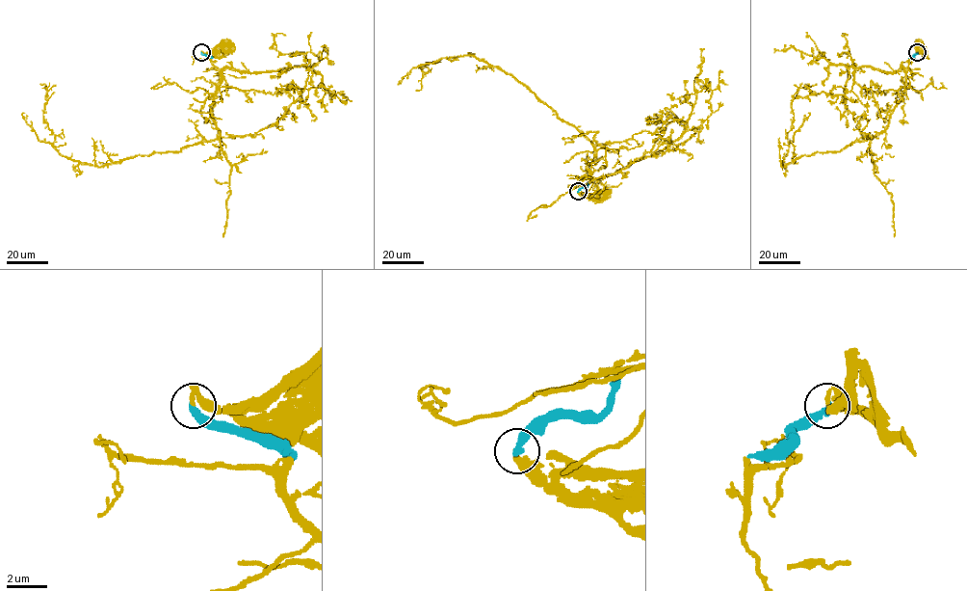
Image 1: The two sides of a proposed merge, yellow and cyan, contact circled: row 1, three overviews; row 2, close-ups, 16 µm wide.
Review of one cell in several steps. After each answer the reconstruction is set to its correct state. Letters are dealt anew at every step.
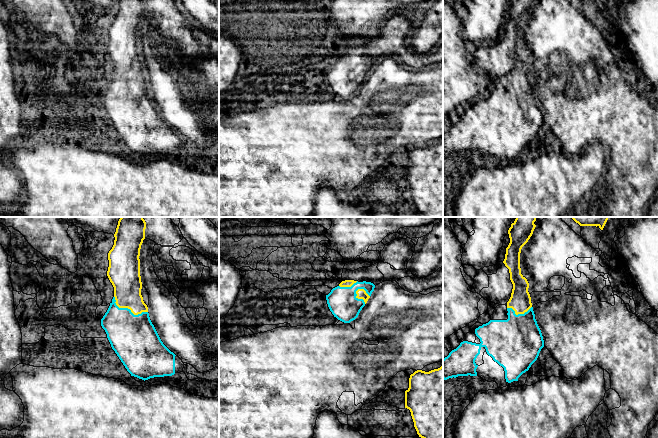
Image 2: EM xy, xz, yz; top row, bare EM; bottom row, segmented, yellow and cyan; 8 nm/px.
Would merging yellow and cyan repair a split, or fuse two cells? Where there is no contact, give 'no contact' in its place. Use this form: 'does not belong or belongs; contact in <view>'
belongs; contact in xy

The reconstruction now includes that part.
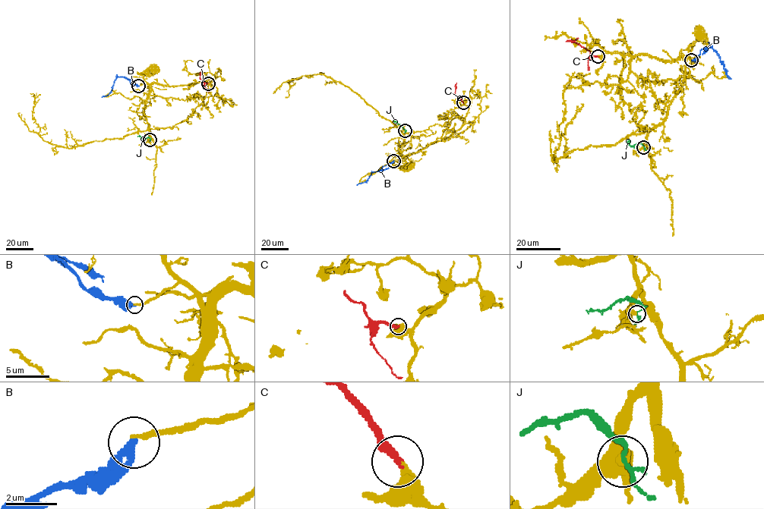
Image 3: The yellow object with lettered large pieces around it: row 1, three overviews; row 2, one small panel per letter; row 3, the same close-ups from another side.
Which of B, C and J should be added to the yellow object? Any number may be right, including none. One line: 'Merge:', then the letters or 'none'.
Merge: C

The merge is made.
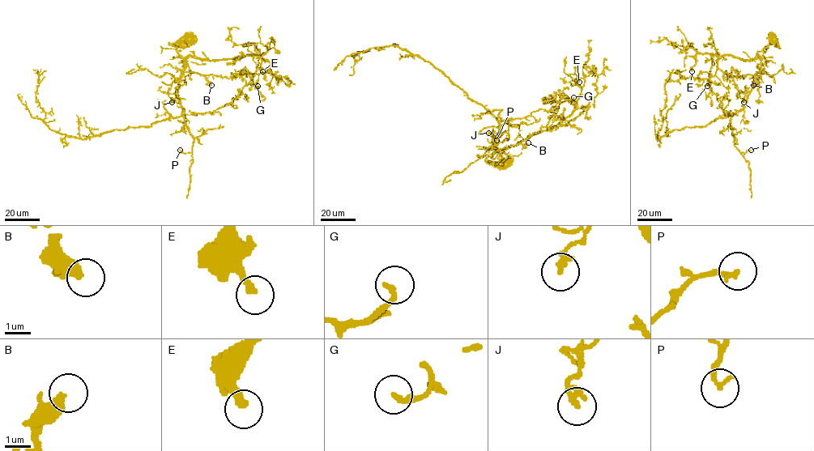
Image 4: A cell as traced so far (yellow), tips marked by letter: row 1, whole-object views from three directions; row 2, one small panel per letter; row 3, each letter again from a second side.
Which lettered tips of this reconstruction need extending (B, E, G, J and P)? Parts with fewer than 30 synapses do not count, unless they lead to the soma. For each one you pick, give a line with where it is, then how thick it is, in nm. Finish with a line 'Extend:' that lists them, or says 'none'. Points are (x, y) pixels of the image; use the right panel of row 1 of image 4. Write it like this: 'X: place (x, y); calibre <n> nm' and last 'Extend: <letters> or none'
E: place (692, 71); calibre 280 nm
Extend: E

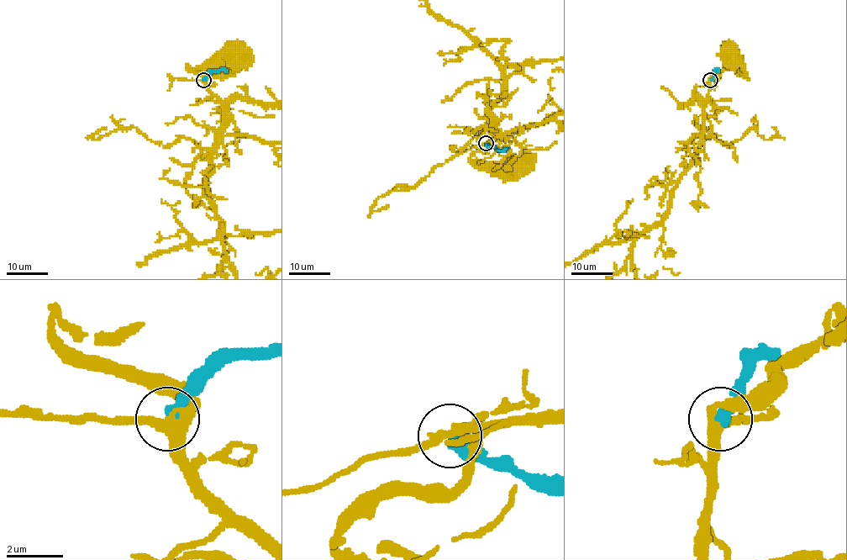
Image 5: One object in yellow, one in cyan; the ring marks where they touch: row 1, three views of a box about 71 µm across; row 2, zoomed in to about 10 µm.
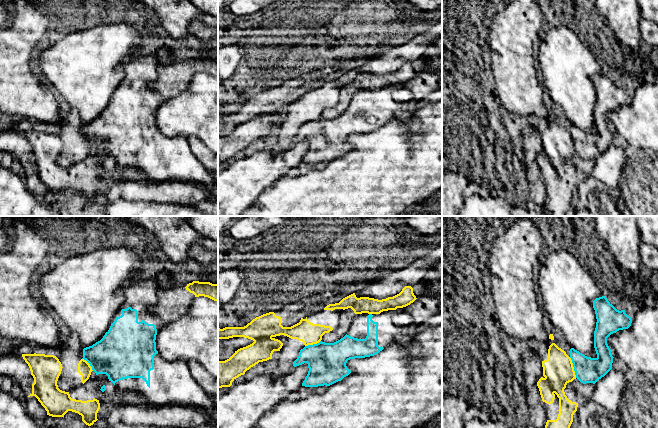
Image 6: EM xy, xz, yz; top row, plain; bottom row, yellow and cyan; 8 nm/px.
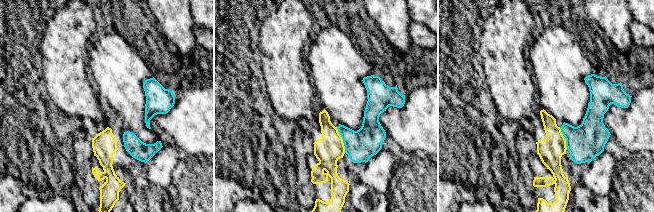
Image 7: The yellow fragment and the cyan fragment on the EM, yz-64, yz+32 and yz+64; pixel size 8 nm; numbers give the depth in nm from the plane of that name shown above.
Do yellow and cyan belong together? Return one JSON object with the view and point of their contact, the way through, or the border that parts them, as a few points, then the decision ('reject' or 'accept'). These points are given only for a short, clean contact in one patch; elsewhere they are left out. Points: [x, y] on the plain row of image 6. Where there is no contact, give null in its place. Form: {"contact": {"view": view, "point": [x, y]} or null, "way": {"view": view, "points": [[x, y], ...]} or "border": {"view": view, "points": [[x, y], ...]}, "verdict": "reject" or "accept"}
{"contact": {"view": "yz", "point": [573, 143]}, "verdict": "reject"}

